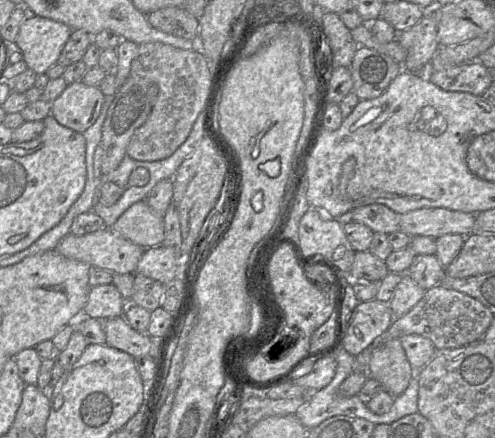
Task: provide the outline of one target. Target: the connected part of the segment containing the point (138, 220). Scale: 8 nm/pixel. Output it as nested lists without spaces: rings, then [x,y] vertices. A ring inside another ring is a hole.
[[[145,200],[130,206],[111,229],[144,249],[160,246],[165,237],[163,215],[157,214]]]

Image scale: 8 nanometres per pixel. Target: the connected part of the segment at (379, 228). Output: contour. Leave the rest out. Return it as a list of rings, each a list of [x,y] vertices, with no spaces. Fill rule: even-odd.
[[[370,204],[351,210],[343,221],[355,221],[368,226],[374,233],[400,231],[399,214],[382,204]]]

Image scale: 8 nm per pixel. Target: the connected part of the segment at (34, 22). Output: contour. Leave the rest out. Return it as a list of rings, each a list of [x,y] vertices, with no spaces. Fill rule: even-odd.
[[[28,14],[15,42],[28,68],[36,74],[45,74],[58,62],[72,31],[71,27],[62,22]]]

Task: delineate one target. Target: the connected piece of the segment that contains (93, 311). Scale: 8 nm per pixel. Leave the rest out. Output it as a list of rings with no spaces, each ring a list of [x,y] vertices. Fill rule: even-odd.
[[[104,284],[91,287],[84,312],[91,318],[105,320],[124,316],[128,306],[115,285]]]

